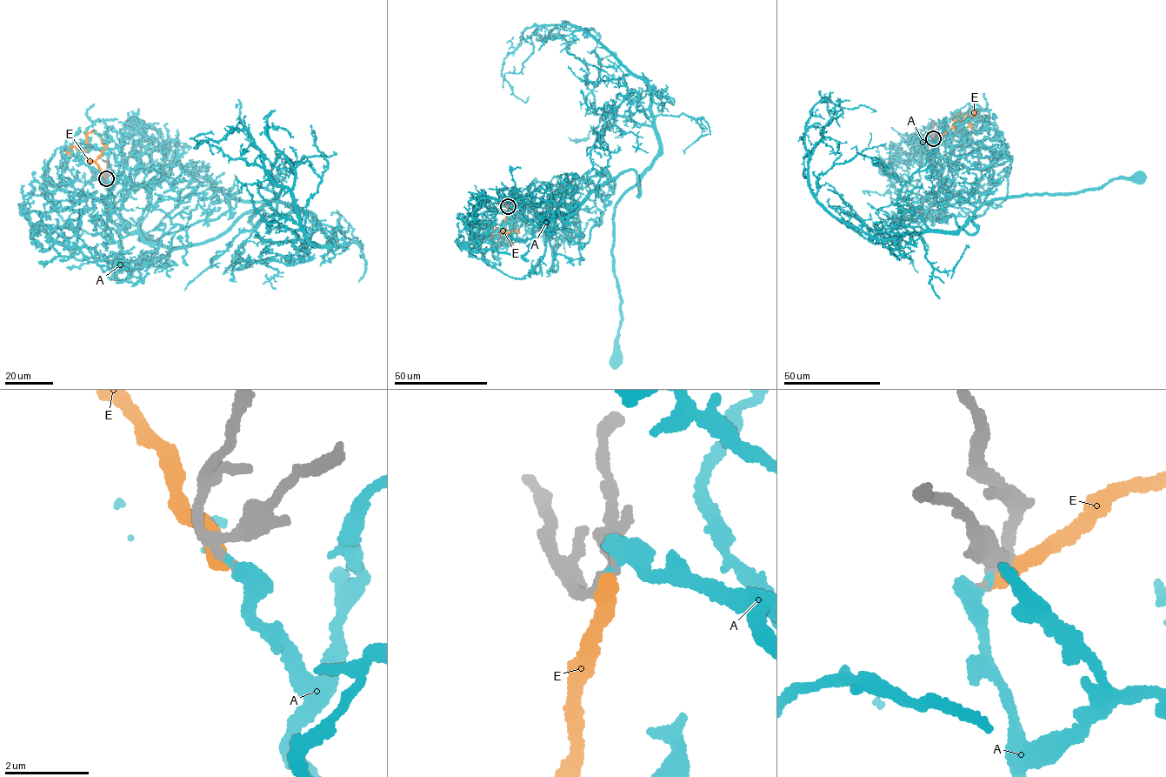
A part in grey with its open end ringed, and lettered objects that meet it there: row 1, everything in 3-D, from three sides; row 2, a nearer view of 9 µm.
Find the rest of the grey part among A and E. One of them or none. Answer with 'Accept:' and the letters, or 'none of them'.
Accept: A

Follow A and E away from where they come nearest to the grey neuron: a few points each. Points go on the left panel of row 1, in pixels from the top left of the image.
A: (106, 178), (125, 231), (146, 242), (192, 246), (263, 216), (252, 224), (266, 202), (229, 197), (133, 123)
E: (105, 177), (96, 164), (84, 157), (87, 134), (98, 134), (89, 132)

